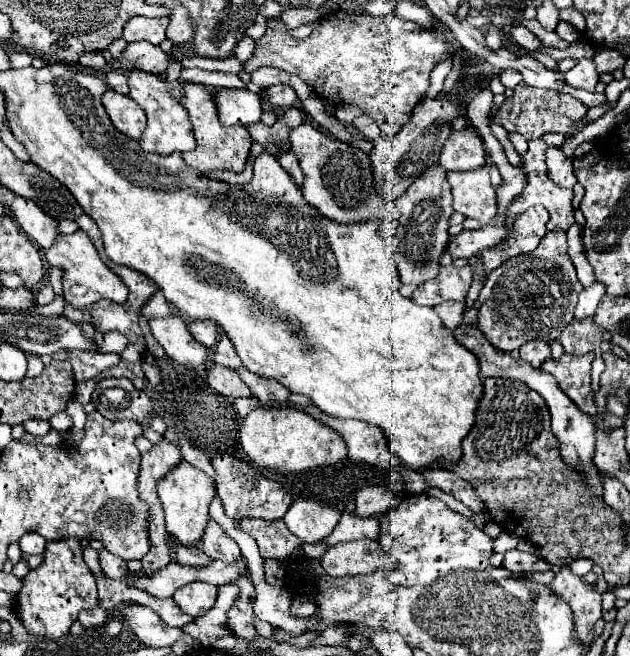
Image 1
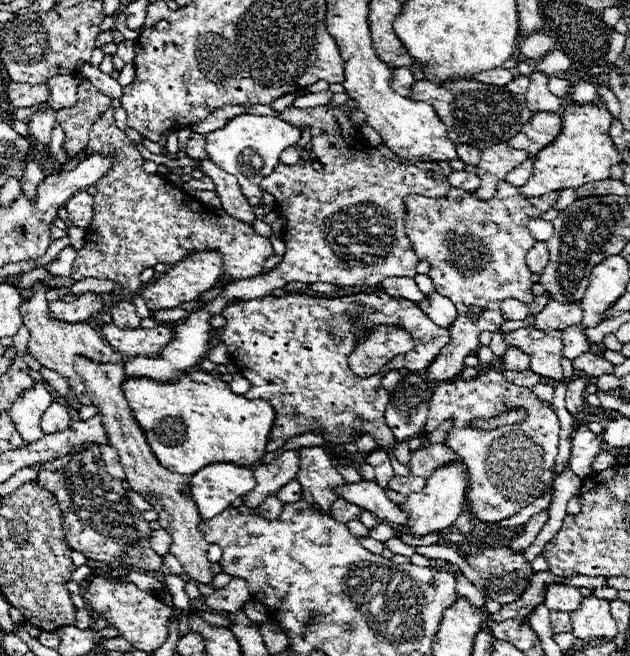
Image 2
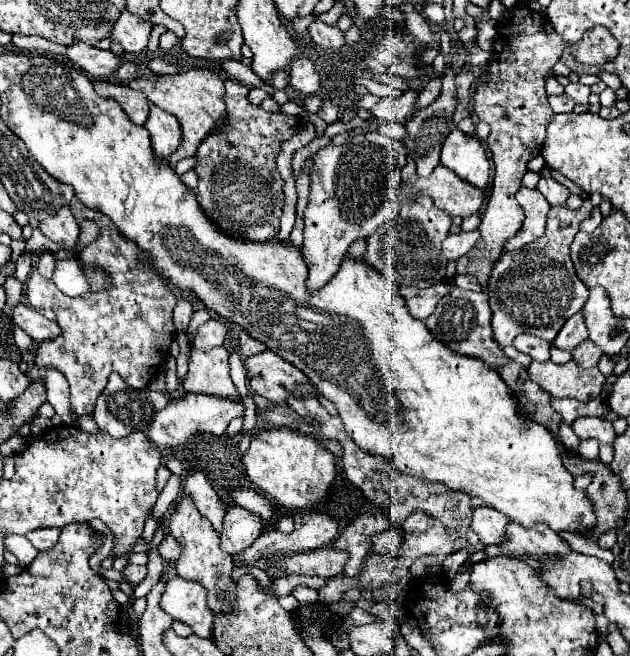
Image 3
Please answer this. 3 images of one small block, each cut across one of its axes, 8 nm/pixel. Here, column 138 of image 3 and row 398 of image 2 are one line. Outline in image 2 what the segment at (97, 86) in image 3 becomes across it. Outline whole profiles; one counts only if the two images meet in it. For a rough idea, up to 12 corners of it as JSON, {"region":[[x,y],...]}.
{"region":[[74,362],[134,492],[172,534],[186,574],[212,584],[188,476],[158,464],[134,424],[122,364]]}

